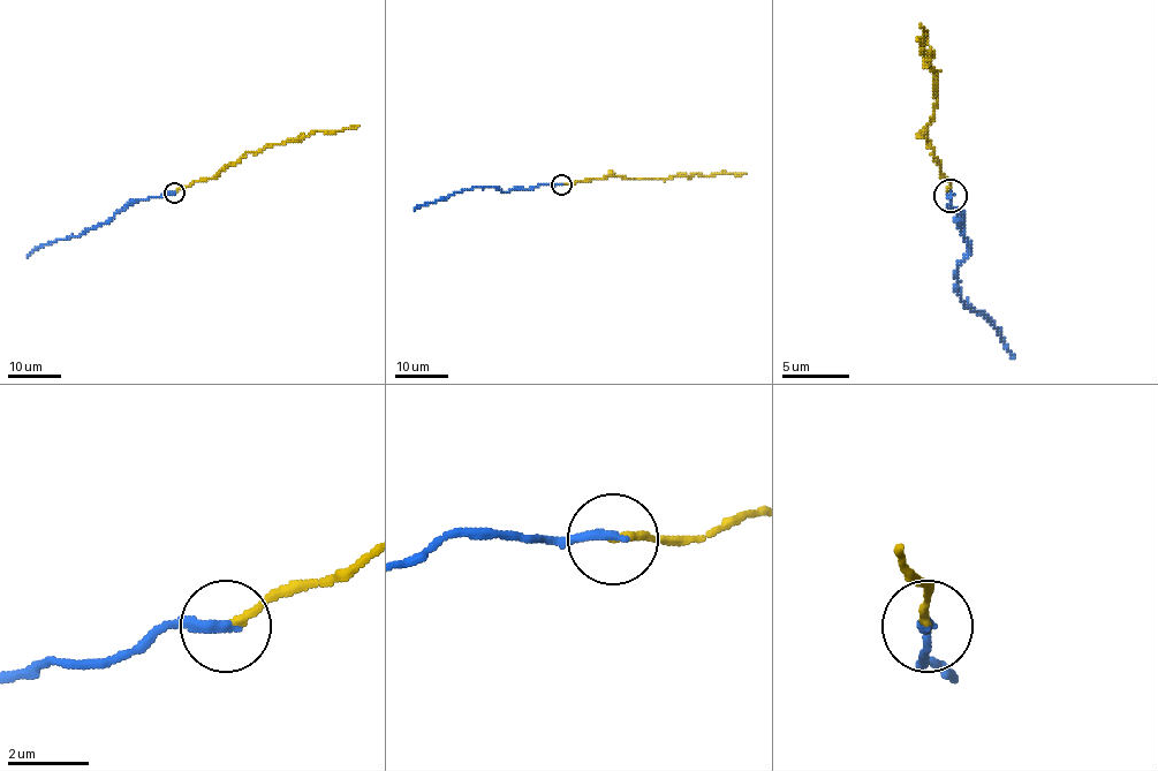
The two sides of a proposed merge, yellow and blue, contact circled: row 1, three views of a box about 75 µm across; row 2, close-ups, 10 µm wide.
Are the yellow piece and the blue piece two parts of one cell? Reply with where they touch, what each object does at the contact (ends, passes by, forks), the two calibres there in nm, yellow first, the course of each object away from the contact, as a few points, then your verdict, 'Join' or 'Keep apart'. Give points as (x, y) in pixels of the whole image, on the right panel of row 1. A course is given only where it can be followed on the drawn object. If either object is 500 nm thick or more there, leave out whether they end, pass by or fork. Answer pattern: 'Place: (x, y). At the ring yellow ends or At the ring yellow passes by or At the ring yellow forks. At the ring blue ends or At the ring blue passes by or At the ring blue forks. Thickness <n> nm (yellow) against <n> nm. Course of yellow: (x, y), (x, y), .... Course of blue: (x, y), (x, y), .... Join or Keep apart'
Place: (950, 195). At the ring yellow ends. At the ring blue ends. Thickness 190 nm (yellow) against 240 nm. Course of yellow: (951, 194), (951, 184), (933, 158), (926, 130), (937, 74), (924, 61), (926, 40), (924, 40), (921, 24). Course of blue: (951, 194), (947, 208), (963, 214), (970, 244), (958, 264), (954, 287), (1014, 357). Join

